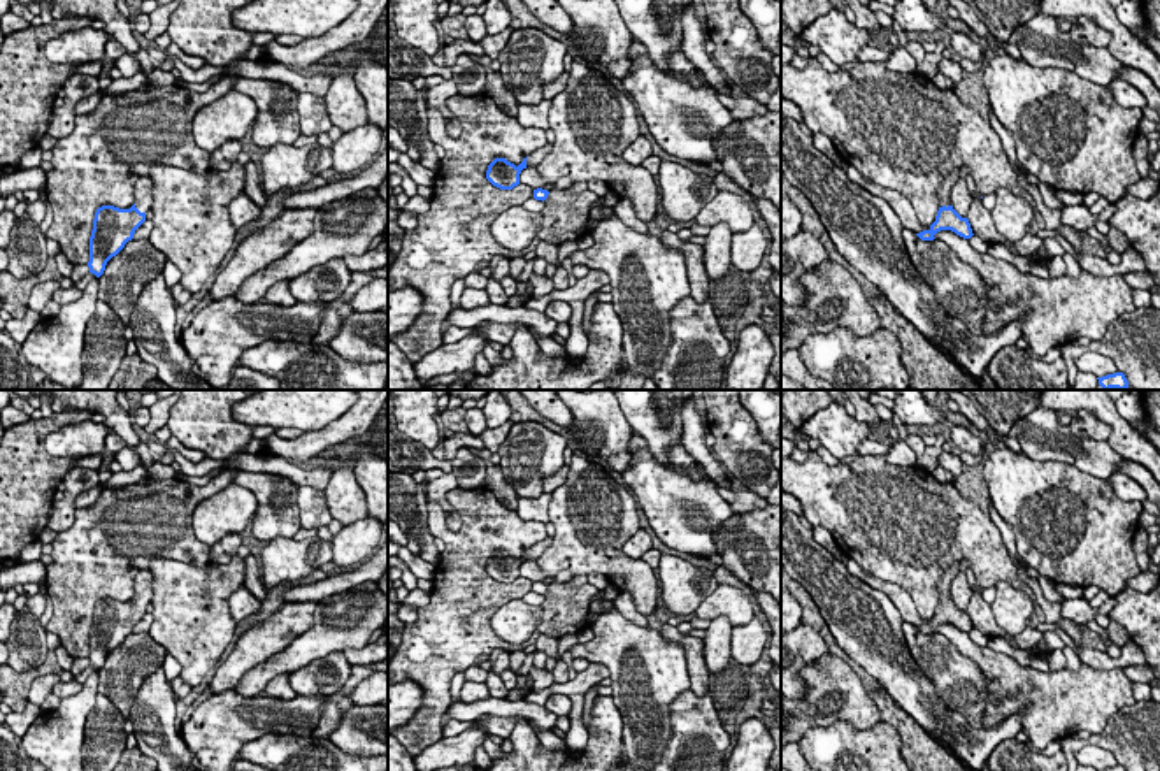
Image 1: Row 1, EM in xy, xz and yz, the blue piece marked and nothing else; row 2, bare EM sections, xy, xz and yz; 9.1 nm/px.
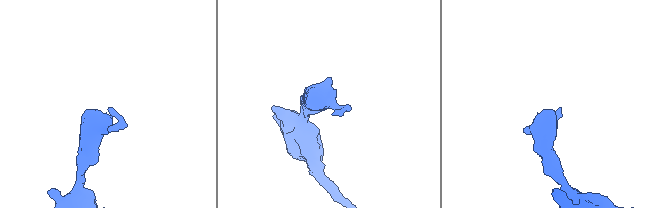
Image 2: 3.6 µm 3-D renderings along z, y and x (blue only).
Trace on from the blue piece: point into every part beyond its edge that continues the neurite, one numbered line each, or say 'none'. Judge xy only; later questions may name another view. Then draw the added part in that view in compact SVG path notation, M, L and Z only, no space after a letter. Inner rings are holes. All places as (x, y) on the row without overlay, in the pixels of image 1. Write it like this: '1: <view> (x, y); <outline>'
1: xy (143, 580); M140 569L135 576L135 601L140 606L151 604L153 599L153 578L149 569Z

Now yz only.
1: yz (945, 582); M955 560L948 571L939 578L939 583L937 583L937 590L939 590L939 601L942 599L951 599L951 581L953 578L956 576L956 573L960 571L960 562Z

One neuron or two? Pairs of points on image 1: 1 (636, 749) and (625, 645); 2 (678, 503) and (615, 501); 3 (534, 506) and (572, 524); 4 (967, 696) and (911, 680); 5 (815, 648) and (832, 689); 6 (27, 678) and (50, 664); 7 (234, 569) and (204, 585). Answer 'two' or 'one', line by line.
1: one
2: two
3: two
4: two
5: two
6: one
7: one

